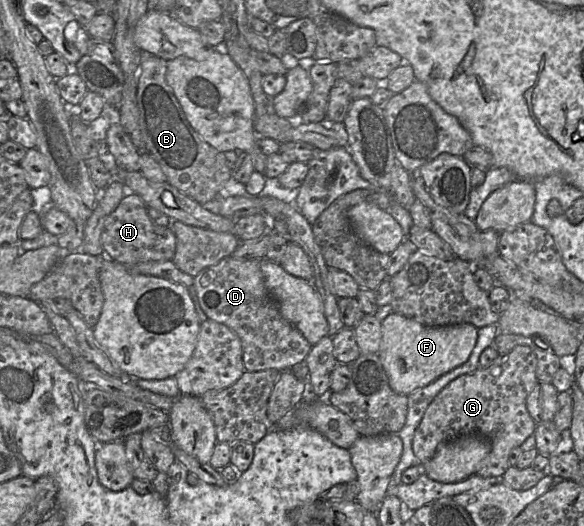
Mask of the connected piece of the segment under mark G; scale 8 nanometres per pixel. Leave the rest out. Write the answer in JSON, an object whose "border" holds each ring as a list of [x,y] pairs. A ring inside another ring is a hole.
{"border":[[[518,345],[508,354],[498,355],[487,368],[461,375],[445,386],[430,403],[415,430],[412,448],[421,465],[429,461],[446,441],[467,434],[480,434],[491,442],[486,463],[476,475],[501,478],[510,467],[510,451],[520,447],[536,429],[526,399],[536,384],[537,358],[532,349]]]}

